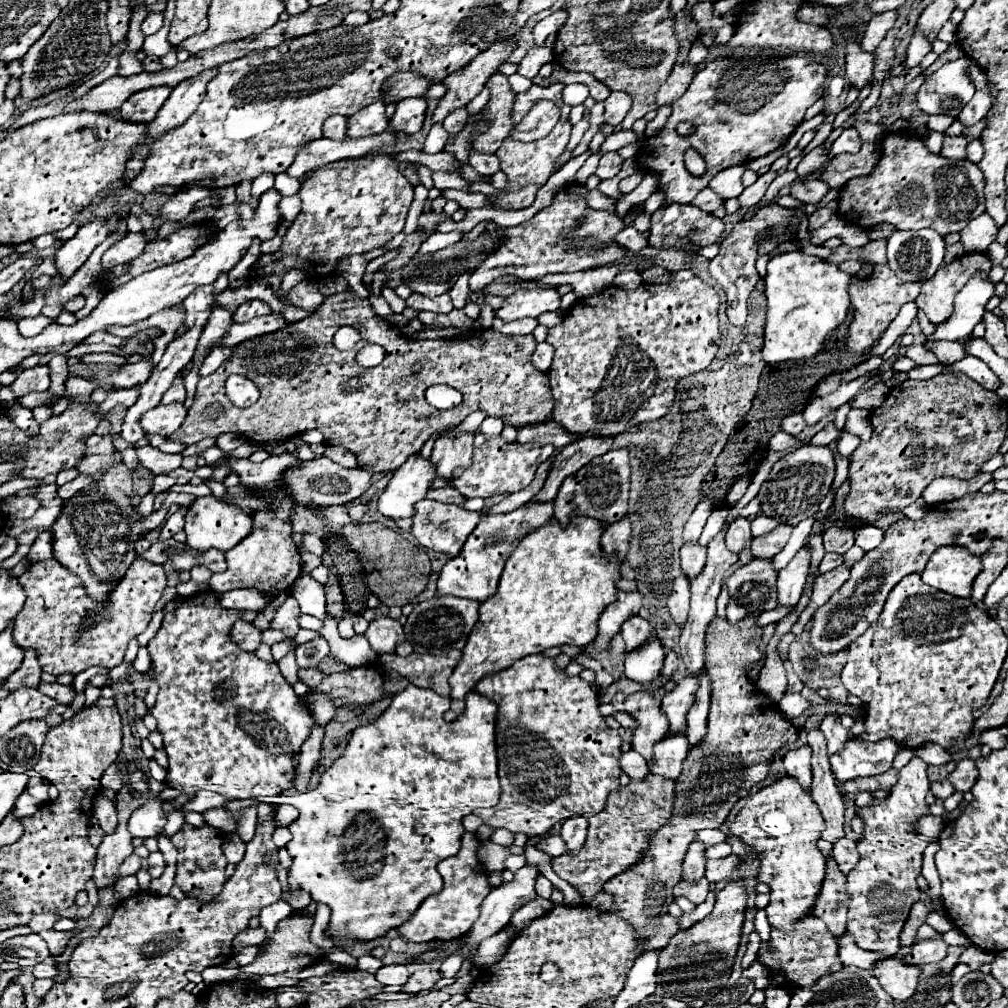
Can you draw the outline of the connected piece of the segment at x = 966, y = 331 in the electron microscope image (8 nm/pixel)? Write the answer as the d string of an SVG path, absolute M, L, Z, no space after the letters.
M977 273L973 279L969 279L963 291L957 293L953 315L949 317L947 323L937 325L937 331L931 335L931 341L967 339L973 327L983 319L985 305L993 297L993 291L995 291L995 283L989 277L981 277Z

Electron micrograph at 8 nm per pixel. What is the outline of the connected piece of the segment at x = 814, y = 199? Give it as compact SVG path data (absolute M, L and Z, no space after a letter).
M797 179L791 183L791 195L805 205L817 205L827 191L829 187L821 179Z

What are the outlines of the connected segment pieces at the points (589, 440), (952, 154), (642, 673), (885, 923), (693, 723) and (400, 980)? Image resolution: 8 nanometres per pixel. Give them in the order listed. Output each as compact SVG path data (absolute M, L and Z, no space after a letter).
M585 435L585 437L577 439L575 443L569 443L567 447L563 447L559 451L559 455L555 457L553 469L545 481L543 491L539 491L537 499L533 499L533 501L553 501L567 475L579 471L593 457L607 453L611 449L611 445L613 445L613 439L603 439L599 435Z
M945 135L945 145L943 145L943 151L941 155L947 157L947 159L965 159L965 151L967 151L967 139L961 135L961 137L947 137Z
M649 635L649 639L641 647L627 653L625 675L637 683L651 683L659 677L663 659L665 649L661 639L657 635Z
M915 755L909 765L901 769L901 777L887 799L875 799L869 807L857 809L857 817L861 817L865 827L863 839L857 841L861 859L847 875L851 915L847 917L847 931L861 949L895 955L901 947L899 933L909 917L911 905L919 901L917 875L921 873L923 851L929 845L929 841L915 831L917 821L923 815L929 815L929 805L925 801L927 791L927 763Z
M705 671L699 675L699 691L695 695L695 703L687 711L687 727L685 735L689 739L689 747L695 747L707 735L707 713L709 713L709 679Z
M385 965L375 973L375 977L383 985L405 985L409 979L407 973L407 965Z

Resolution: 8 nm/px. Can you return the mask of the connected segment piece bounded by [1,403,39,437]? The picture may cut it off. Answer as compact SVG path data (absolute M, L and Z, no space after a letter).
M15 403L13 407L9 407L9 409L3 409L1 411L3 415L7 415L21 431L25 431L27 435L37 435L39 433L39 423L33 419L33 413L31 413L31 409L25 409L25 407L21 407L19 403Z

